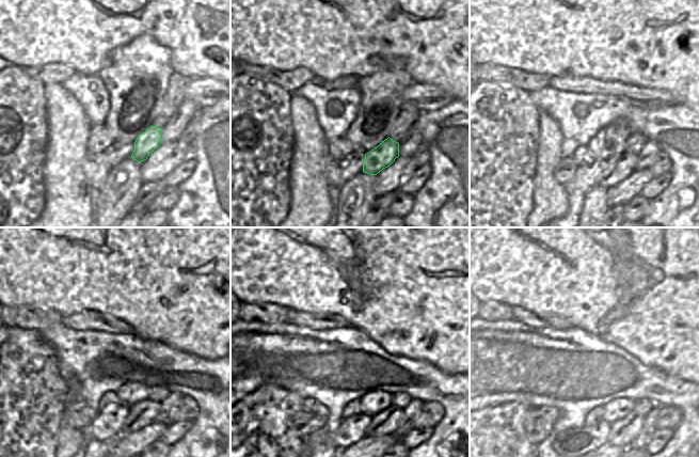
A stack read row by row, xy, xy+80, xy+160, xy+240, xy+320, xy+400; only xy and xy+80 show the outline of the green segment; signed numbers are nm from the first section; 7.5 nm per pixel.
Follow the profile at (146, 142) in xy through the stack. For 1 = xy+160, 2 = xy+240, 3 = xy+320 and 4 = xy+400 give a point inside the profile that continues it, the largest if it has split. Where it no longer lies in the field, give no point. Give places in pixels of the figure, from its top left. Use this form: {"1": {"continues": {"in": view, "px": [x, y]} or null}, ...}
{"1": {"continues": {"in": "xy+160", "px": [619, 167]}}, "2": {"continues": {"in": "xy+240", "px": [143, 413]}}, "3": {"continues": {"in": "xy+320", "px": [386, 422]}}, "4": {"continues": {"in": "xy+400", "px": [622, 432]}}}

